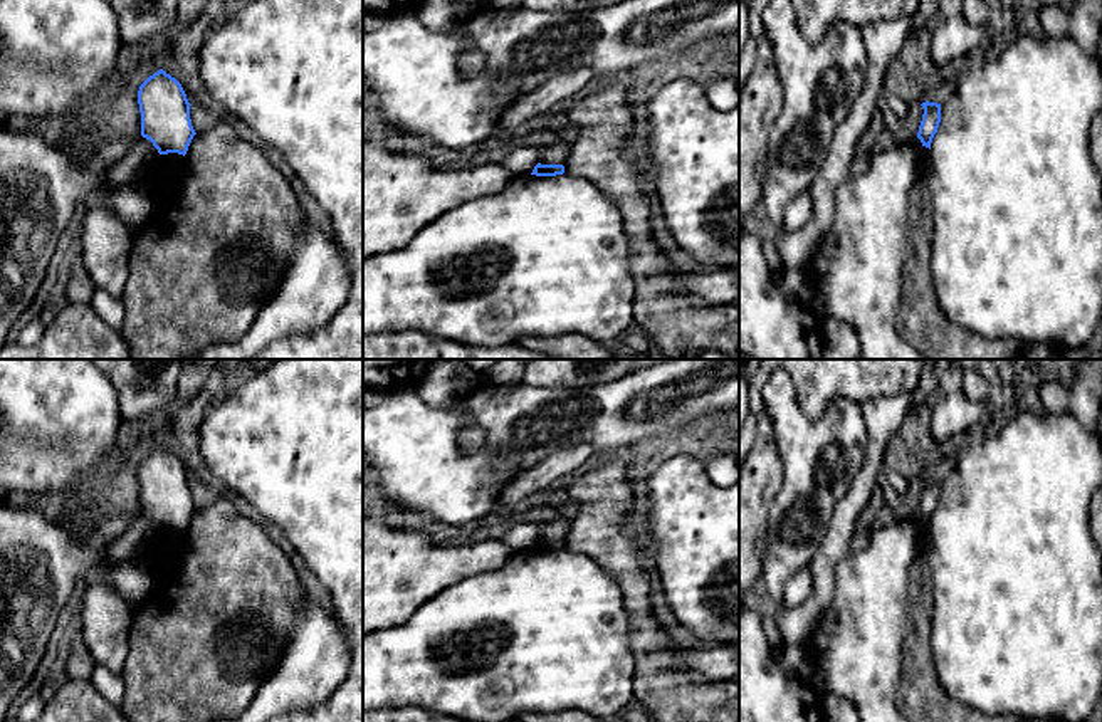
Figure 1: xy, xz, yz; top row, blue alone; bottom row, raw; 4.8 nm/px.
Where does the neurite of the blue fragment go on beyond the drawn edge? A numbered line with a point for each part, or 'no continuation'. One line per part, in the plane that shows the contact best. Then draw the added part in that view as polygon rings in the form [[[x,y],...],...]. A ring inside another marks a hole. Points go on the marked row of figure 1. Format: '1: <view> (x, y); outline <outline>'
no continuation

